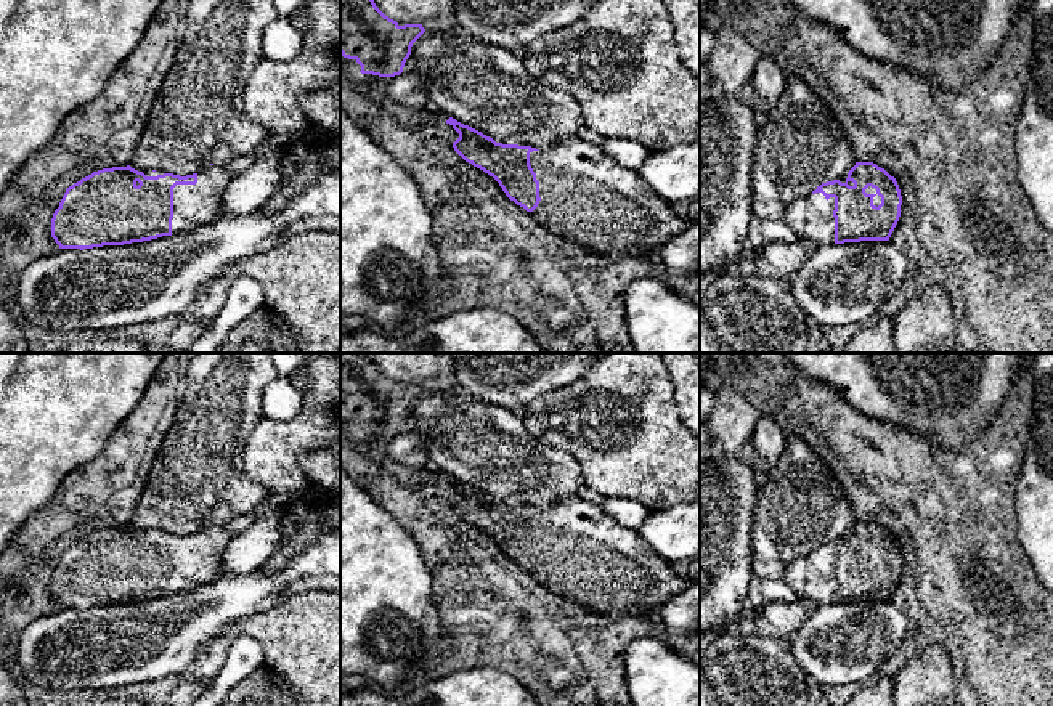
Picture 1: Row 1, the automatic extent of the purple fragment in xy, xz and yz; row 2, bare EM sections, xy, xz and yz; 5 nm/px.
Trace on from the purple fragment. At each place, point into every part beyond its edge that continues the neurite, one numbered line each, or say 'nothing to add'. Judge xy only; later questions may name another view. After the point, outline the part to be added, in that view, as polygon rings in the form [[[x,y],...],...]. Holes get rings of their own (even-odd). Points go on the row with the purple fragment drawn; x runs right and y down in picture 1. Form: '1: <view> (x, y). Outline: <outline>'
1: xy (198, 204). Outline: [[[207,165],[196,185],[173,188],[172,234],[215,221],[222,215],[225,191],[233,181],[228,165]]]

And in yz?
1: yz (811, 217). Outline: [[[809,194],[787,205],[783,221],[809,245],[835,242],[835,197]]]

